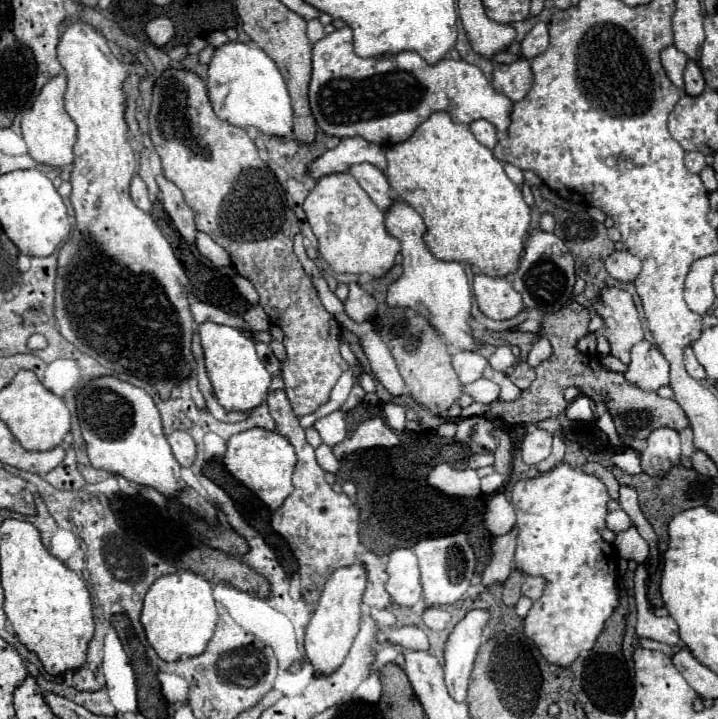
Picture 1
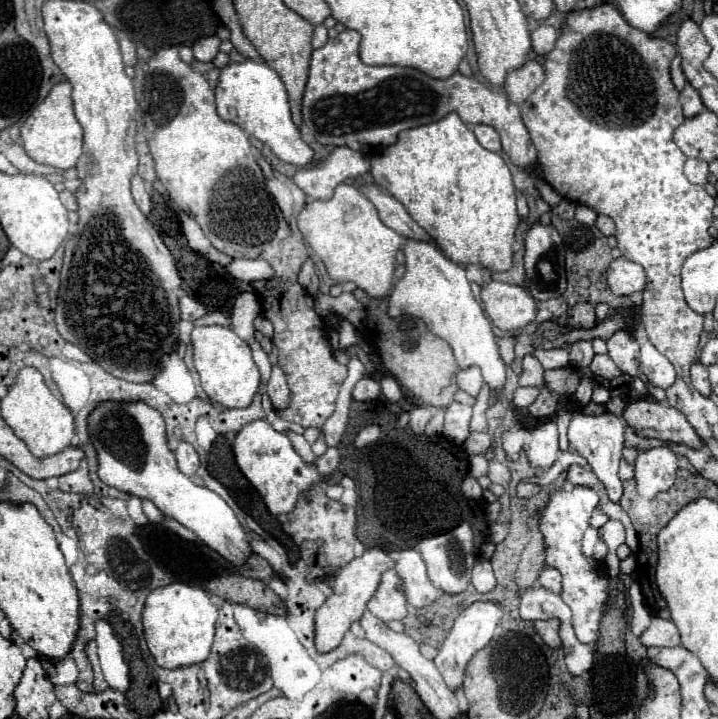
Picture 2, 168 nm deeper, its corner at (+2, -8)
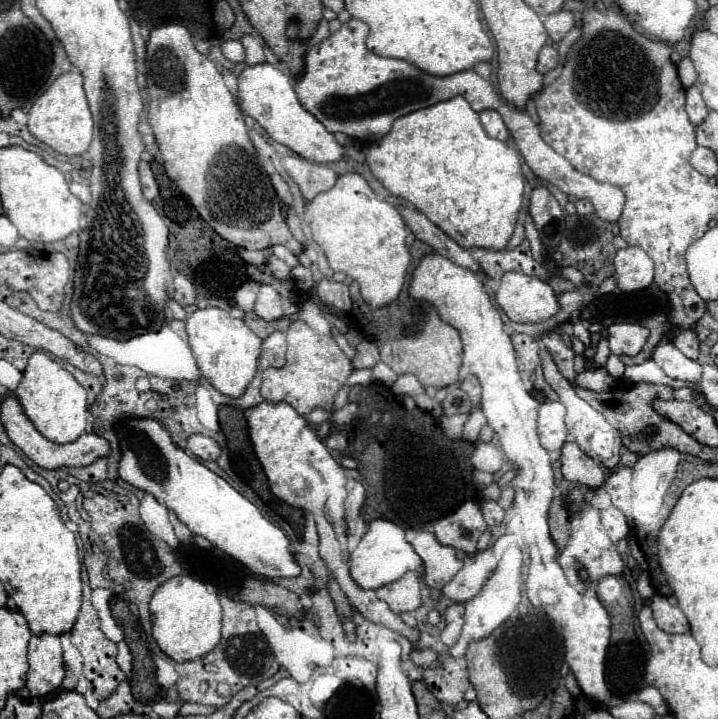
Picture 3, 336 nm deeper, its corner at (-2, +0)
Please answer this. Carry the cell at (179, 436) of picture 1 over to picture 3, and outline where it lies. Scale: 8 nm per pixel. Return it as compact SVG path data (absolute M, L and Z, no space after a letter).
M202 434L190 436L186 450L192 452L196 458L200 458L200 460L210 460L210 462L220 456L220 446L218 446L212 438L202 436Z

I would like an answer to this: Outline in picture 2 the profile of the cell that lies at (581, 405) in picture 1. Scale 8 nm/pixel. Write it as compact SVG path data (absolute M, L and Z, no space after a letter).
M574 414L572 422L568 426L568 440L574 452L586 458L588 466L592 472L600 478L604 484L608 498L612 502L620 502L622 498L622 482L618 478L618 464L622 458L622 448L624 448L624 420L614 416L614 414L600 414L600 416L582 416Z

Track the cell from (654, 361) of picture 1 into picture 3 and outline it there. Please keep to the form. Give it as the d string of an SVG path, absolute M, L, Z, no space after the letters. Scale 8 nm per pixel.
M662 340L652 354L652 360L670 376L684 382L698 382L702 376L702 366L690 358L686 358L672 342Z

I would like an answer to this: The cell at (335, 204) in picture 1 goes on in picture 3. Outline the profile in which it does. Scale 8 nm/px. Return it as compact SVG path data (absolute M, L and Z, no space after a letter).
M344 174L336 180L336 184L328 190L318 194L314 200L306 202L306 222L310 224L314 240L324 250L330 268L334 272L344 272L350 278L354 278L360 284L362 298L370 306L386 306L400 294L406 270L410 266L410 240L411 232L404 226L398 210L374 194L374 190L368 186L368 182L360 174Z

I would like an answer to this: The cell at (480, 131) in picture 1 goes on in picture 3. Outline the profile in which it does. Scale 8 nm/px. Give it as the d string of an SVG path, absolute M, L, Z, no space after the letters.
M482 110L480 112L480 122L482 122L482 126L484 126L484 130L490 138L496 138L496 140L502 140L502 142L506 142L510 138L510 134L506 130L506 124L496 110Z

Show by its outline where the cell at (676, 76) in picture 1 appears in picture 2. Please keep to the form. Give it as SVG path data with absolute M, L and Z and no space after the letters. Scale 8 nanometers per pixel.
M676 56L676 58L672 60L670 74L672 74L672 82L674 82L676 90L682 90L684 84L686 84L686 76L684 76L684 72L682 72L682 68L680 68L680 56Z

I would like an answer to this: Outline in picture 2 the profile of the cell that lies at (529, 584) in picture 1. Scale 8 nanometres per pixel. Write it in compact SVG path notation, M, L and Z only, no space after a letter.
M544 568L538 578L538 584L544 588L550 588L552 592L560 592L562 590L562 576L554 568Z

